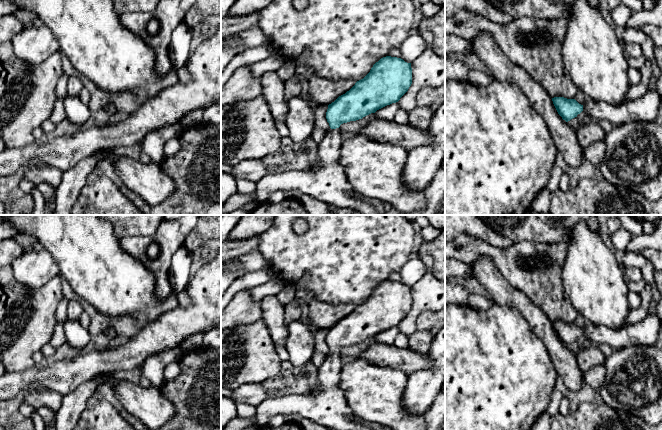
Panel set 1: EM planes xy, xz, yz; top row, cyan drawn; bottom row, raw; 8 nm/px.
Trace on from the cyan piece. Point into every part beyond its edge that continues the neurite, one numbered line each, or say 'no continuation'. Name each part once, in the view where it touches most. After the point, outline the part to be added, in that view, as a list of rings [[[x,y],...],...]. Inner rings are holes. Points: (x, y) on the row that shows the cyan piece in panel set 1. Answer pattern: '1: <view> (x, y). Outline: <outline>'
1: xz (327, 182). Outline: [[[339,128],[325,133],[318,144],[319,163],[305,171],[273,171],[256,182],[257,204],[266,203],[276,191],[296,191],[327,205],[352,208],[363,215],[385,215],[371,204],[361,201],[350,186],[339,164],[342,137]]]

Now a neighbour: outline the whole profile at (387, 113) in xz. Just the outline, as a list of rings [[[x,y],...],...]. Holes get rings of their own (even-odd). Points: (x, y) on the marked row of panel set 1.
[[[398,102],[387,105],[379,110],[375,114],[376,119],[385,120],[385,121],[394,121],[395,115],[400,109]]]

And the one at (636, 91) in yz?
[[[646,60],[645,64],[640,69],[641,80],[637,85],[631,85],[627,92],[624,102],[632,101],[642,97],[647,91],[649,80],[652,74],[652,63]]]

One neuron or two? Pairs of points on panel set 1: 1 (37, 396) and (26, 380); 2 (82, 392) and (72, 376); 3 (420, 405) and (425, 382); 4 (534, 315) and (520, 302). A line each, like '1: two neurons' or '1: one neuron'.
1: two neurons
2: two neurons
3: one neuron
4: one neuron

